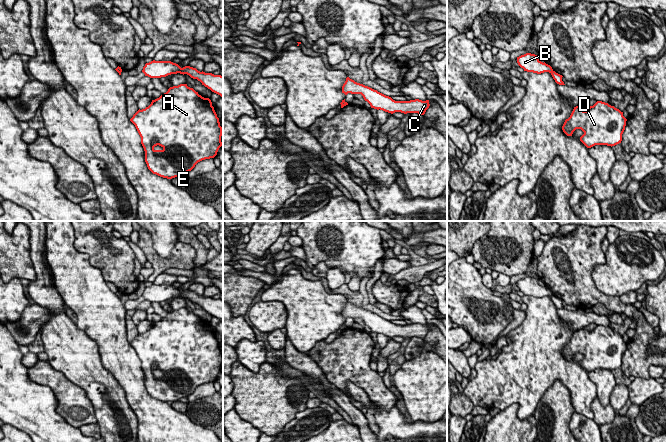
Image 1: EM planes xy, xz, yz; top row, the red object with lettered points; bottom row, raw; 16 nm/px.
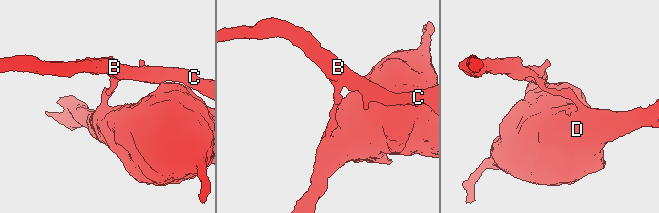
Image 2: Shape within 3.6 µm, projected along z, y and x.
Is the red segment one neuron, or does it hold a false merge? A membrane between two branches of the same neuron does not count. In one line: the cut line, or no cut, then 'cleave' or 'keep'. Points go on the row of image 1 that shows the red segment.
cut yz (553, 71), (551, 73); cleave

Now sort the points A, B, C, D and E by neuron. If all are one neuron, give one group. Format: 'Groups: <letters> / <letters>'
Groups: A D E / B C

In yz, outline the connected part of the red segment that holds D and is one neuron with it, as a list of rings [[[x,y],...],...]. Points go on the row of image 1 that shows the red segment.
[[[597,101],[587,111],[583,110],[583,106],[574,107],[570,117],[565,120],[562,130],[567,136],[581,129],[584,134],[580,141],[587,148],[595,145],[612,147],[621,143],[627,121],[623,112],[602,101]]]

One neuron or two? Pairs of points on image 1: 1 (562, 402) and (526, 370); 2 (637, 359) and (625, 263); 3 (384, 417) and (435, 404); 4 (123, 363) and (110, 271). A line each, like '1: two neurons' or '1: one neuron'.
1: two neurons
2: two neurons
3: two neurons
4: two neurons

